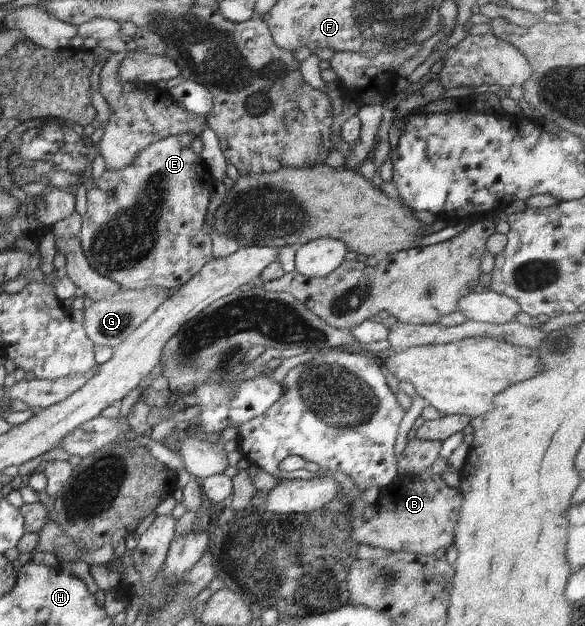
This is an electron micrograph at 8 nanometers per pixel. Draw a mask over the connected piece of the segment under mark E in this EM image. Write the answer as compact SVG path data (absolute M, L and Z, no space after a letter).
M184 133L168 136L160 141L153 142L147 148L139 152L137 158L131 161L127 166L121 169L105 169L103 174L97 180L88 180L86 185L87 192L87 211L82 217L81 230L81 248L89 261L89 264L115 282L122 288L131 288L131 290L141 290L141 288L173 288L179 284L185 284L193 275L197 274L207 262L214 258L212 253L211 232L204 233L202 228L205 224L207 206L209 206L209 193L213 189L216 181L212 178L205 161L199 157L192 149L191 142L197 135Z

